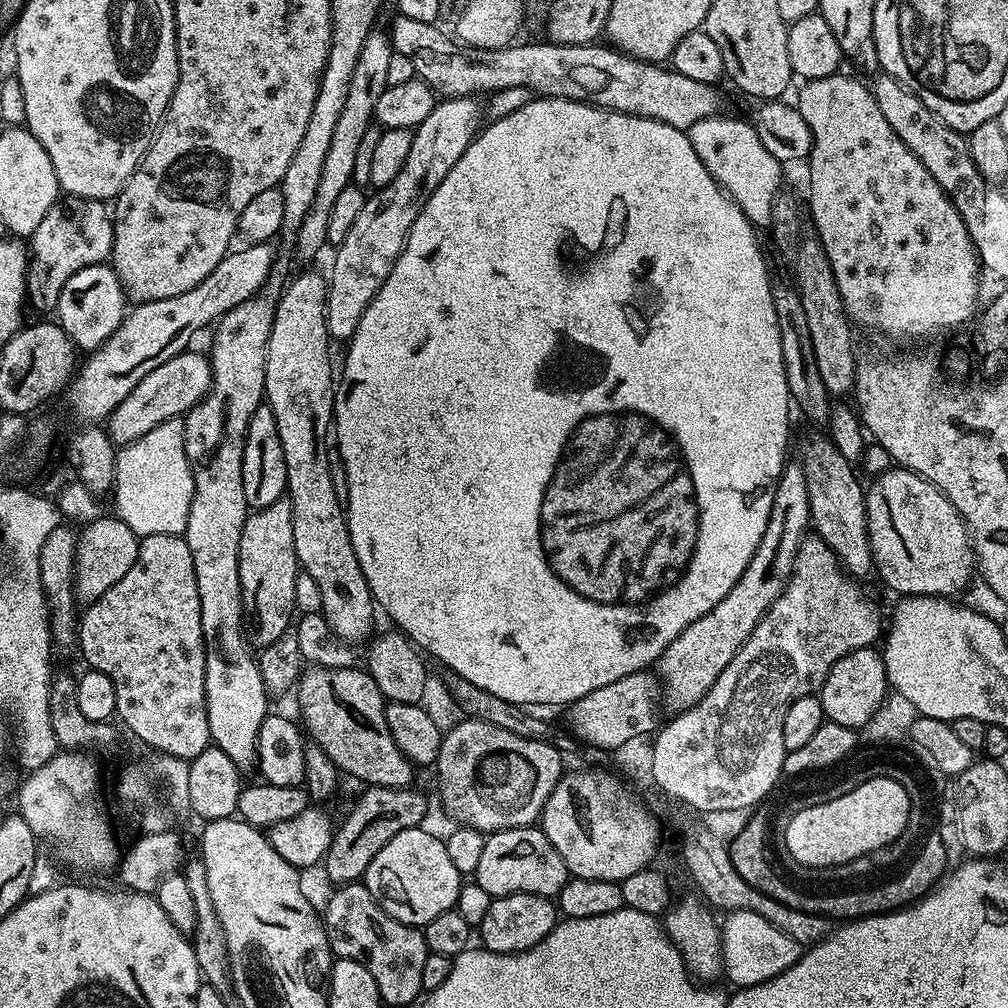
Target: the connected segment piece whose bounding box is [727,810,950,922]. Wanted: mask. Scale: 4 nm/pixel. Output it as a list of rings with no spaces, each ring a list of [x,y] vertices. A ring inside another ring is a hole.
[[[760,810],[751,813],[746,826],[727,845],[730,861],[733,862],[735,870],[754,890],[761,891],[762,894],[788,907],[808,909],[809,912],[815,912],[833,921],[840,920],[836,922],[851,922],[866,916],[879,916],[886,912],[907,908],[909,904],[919,900],[921,896],[927,896],[939,885],[950,864],[950,857],[944,851],[940,840],[932,834],[932,842],[923,841],[922,850],[917,854],[916,861],[897,880],[888,880],[877,888],[864,888],[861,892],[832,892],[829,896],[811,896],[808,892],[799,892],[798,889],[791,888],[782,877],[776,876],[771,862],[764,857],[764,843],[768,840],[768,816],[764,812],[757,811]]]

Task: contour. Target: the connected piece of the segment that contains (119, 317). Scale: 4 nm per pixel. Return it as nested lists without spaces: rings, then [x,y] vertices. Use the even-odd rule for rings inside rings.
[[[107,263],[92,264],[89,268],[78,270],[78,274],[74,274],[74,278],[70,278],[66,286],[62,286],[55,315],[58,317],[60,327],[77,349],[95,350],[108,341],[124,320],[126,315],[124,300],[126,301],[126,291],[120,277],[116,275],[115,268]]]

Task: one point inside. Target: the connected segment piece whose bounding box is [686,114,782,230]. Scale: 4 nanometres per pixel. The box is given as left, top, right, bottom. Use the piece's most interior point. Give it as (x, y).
(728, 147)

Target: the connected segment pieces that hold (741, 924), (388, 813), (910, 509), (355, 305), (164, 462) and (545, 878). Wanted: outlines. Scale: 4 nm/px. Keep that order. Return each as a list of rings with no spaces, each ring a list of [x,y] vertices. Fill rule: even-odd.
[[[748,909],[729,911],[726,918],[728,921],[723,921],[722,935],[722,954],[724,955],[724,970],[723,975],[728,976],[728,980],[737,989],[749,988],[750,986],[758,986],[762,982],[766,982],[770,978],[774,978],[778,974],[782,974],[782,970],[786,970],[790,966],[794,966],[794,962],[798,962],[802,946],[794,938],[788,937],[778,926],[772,925],[766,918],[760,914],[752,913]]]
[[[413,787],[363,789],[364,793],[356,800],[356,805],[348,812],[344,821],[339,821],[332,836],[328,853],[323,858],[323,866],[333,886],[357,883],[364,872],[374,862],[374,854],[402,830],[421,827],[425,823],[424,815],[428,812],[428,800]]]
[[[893,466],[881,476],[875,477],[866,488],[866,514],[868,515],[868,541],[872,547],[875,567],[880,568],[884,584],[906,596],[959,597],[959,592],[972,580],[972,572],[977,571],[976,550],[972,547],[972,537],[967,524],[958,514],[956,507],[929,480],[917,472]]]
[[[454,96],[444,98],[437,103],[435,108],[421,124],[416,125],[412,141],[410,142],[410,154],[406,157],[406,163],[402,170],[398,170],[394,182],[390,182],[385,188],[375,189],[365,199],[358,218],[354,218],[354,226],[350,226],[350,234],[335,249],[336,257],[332,260],[332,276],[328,281],[328,309],[326,310],[326,326],[329,337],[333,341],[351,341],[352,336],[358,330],[358,322],[362,322],[362,314],[366,314],[366,306],[378,294],[384,279],[392,273],[394,262],[402,254],[406,238],[418,218],[418,214],[426,206],[430,194],[440,185],[442,178],[450,174],[454,162],[462,158],[462,154],[472,145],[478,133],[481,131],[479,99],[471,96]]]
[[[167,420],[116,453],[115,515],[143,538],[154,534],[178,536],[188,525],[190,502],[194,498],[192,467],[186,458],[184,421]]]
[[[529,826],[493,832],[485,839],[474,883],[482,886],[482,890],[486,890],[486,894],[494,898],[519,892],[556,898],[569,878],[570,873],[566,862],[562,862],[562,854],[554,850],[543,830]]]

